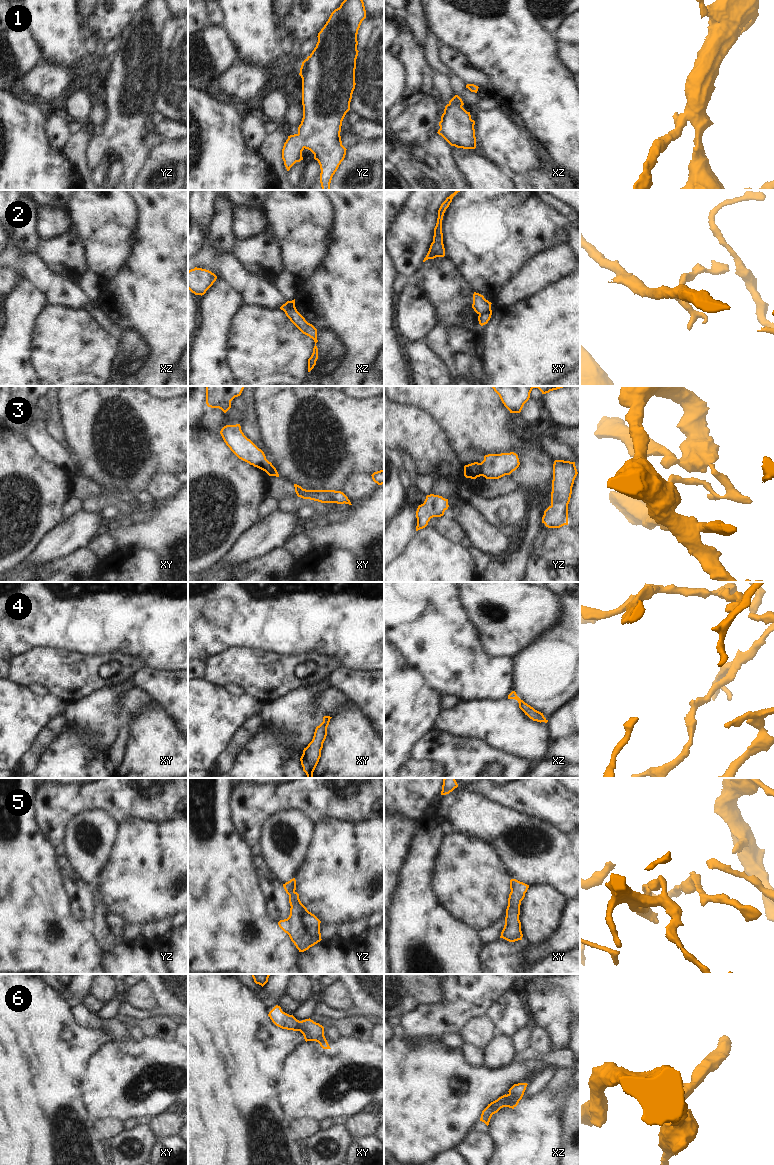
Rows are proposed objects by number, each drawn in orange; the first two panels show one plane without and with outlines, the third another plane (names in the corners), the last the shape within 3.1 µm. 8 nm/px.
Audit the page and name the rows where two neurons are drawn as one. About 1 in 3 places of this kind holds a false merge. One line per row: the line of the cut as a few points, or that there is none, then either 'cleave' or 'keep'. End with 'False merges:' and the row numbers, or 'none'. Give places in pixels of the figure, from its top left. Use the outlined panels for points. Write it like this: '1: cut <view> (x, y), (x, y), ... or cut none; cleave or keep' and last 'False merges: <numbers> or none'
1: cut none; keep
2: cut xy (490, 308), (479, 314); cleave
3: cut yz (479, 463), (481, 475); cleave
4: cut none; keep
5: cut none; keep
6: cut none; keep
False merges: 2, 3

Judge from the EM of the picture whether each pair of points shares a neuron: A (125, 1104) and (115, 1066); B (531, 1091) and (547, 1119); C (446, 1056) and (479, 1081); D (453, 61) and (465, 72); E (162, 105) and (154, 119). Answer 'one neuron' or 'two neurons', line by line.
A: one neuron
B: two neurons
C: one neuron
D: one neuron
E: two neurons

